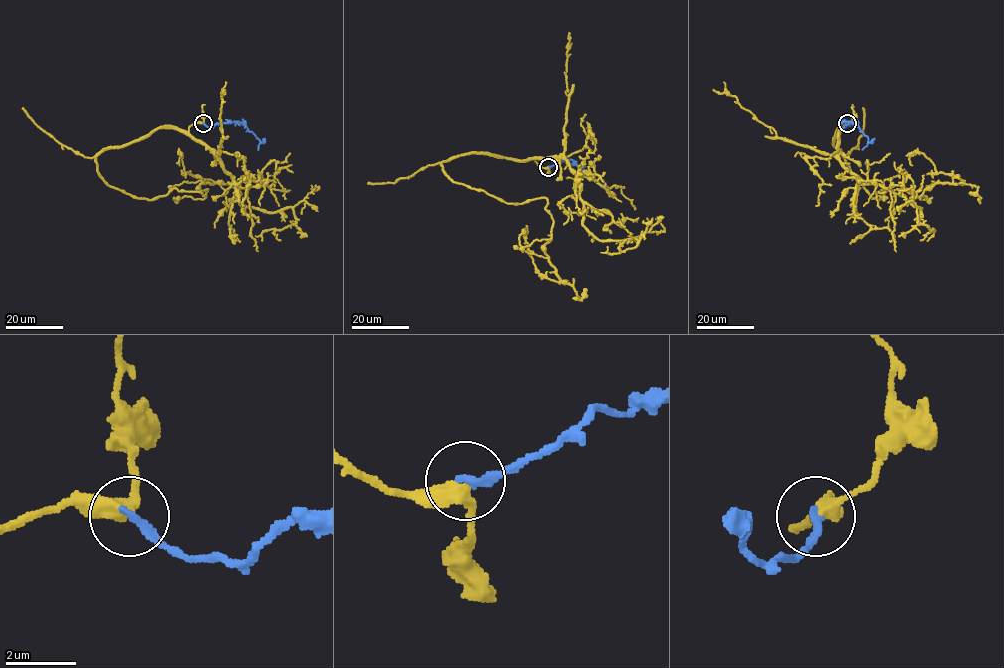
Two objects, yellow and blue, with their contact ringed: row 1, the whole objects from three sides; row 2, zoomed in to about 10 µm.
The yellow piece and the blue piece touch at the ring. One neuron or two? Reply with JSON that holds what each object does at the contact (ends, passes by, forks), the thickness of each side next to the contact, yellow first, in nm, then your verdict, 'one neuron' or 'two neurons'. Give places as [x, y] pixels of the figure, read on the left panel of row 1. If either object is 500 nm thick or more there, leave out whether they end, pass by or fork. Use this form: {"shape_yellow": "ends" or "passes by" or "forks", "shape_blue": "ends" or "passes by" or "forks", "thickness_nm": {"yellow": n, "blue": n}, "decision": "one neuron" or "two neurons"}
{"shape_yellow": "passes by", "shape_blue": "ends", "thickness_nm": {"yellow": 400, "blue": 240}, "decision": "one neuron"}

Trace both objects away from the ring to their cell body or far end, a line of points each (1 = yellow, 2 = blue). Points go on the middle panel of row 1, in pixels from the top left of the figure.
1: (549, 167), (442, 163), (507, 203), (547, 199), (559, 281), (524, 232)
2: (549, 166), (562, 160), (572, 160), (605, 187), (603, 181)

